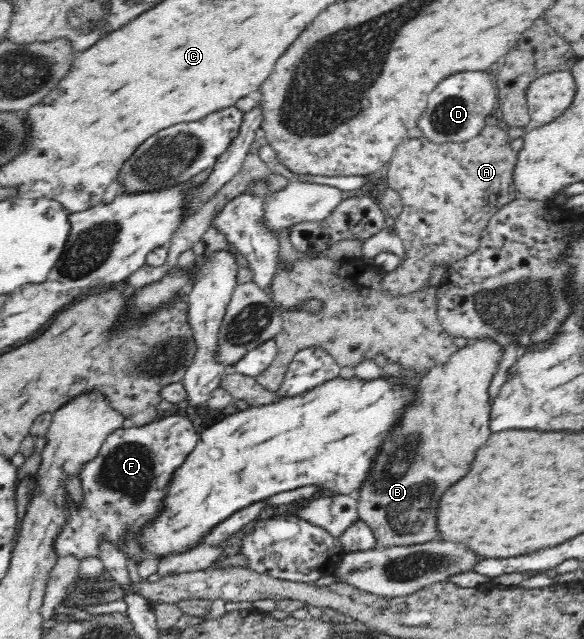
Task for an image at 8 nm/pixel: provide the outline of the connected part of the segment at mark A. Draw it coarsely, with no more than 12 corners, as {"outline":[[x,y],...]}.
{"outline":[[508,131],[407,138],[388,161],[405,259],[388,295],[478,250],[519,197]]}

